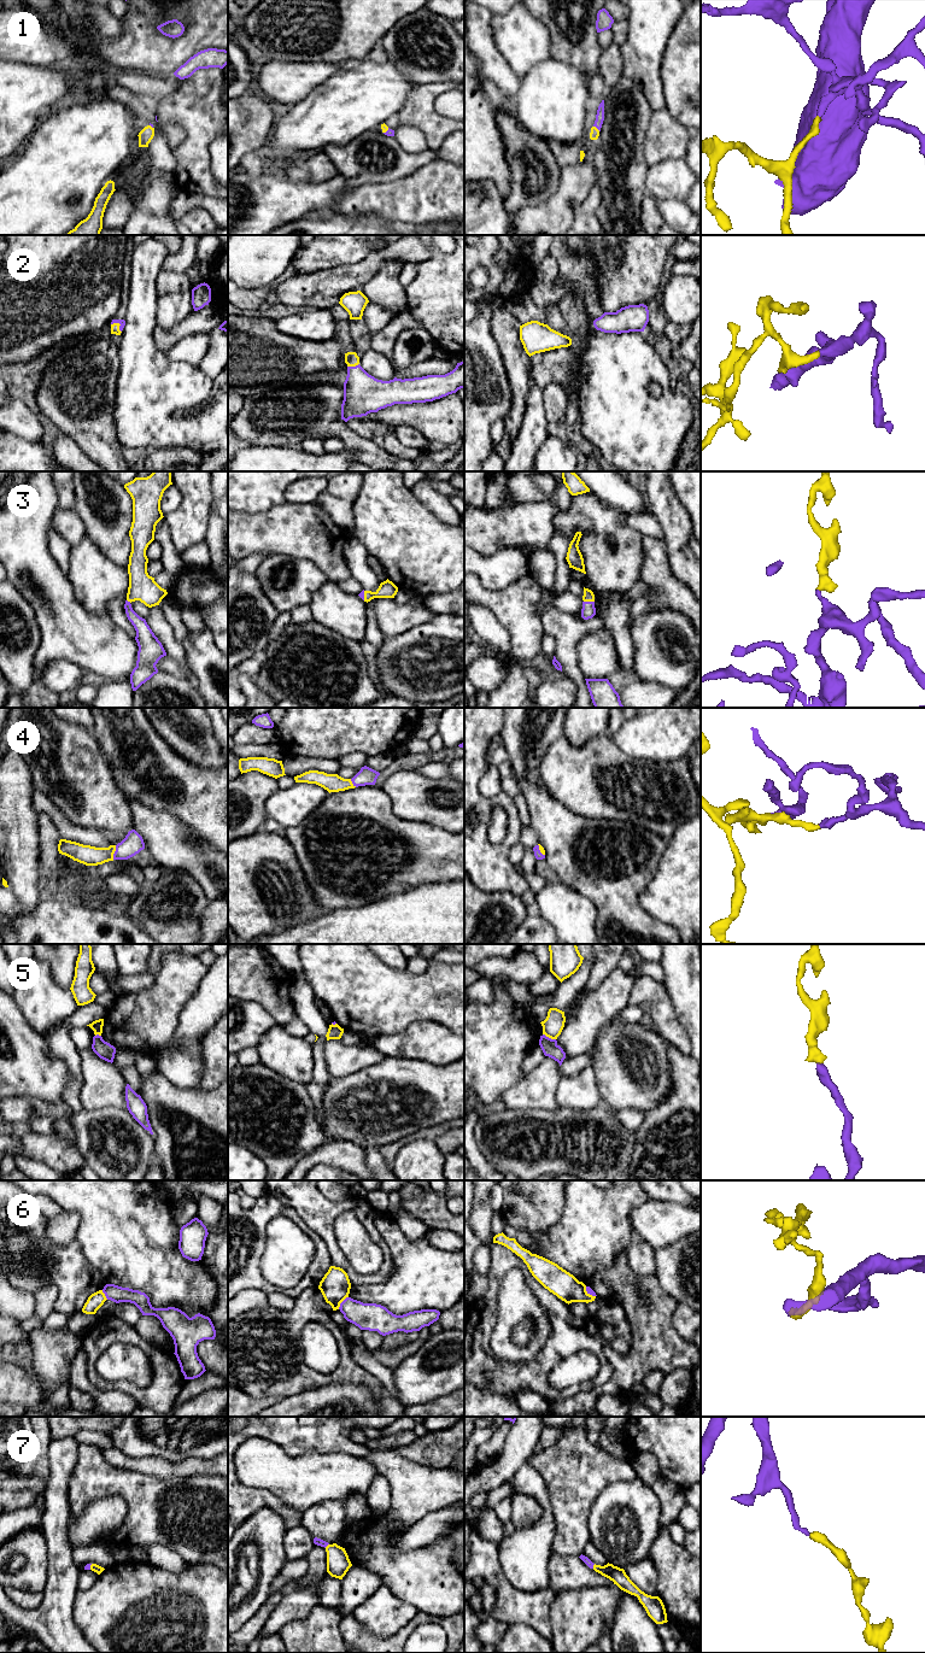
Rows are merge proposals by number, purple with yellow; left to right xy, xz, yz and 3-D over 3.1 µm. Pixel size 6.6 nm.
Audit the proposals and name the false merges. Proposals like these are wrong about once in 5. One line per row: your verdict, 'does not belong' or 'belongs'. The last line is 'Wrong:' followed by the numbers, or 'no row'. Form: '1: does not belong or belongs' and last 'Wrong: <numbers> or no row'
1: belongs
2: belongs
3: belongs
4: belongs
5: does not belong
6: does not belong
7: belongs
Wrong: 5, 6

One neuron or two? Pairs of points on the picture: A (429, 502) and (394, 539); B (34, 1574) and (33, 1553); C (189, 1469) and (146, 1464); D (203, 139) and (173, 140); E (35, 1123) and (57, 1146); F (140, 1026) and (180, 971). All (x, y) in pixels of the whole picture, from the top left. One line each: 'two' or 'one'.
A: two
B: one
C: one
D: two
E: two
F: one

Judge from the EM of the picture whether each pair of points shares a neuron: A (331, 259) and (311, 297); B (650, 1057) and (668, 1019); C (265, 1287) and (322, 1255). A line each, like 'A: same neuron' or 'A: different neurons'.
A: different neurons
B: different neurons
C: same neuron

